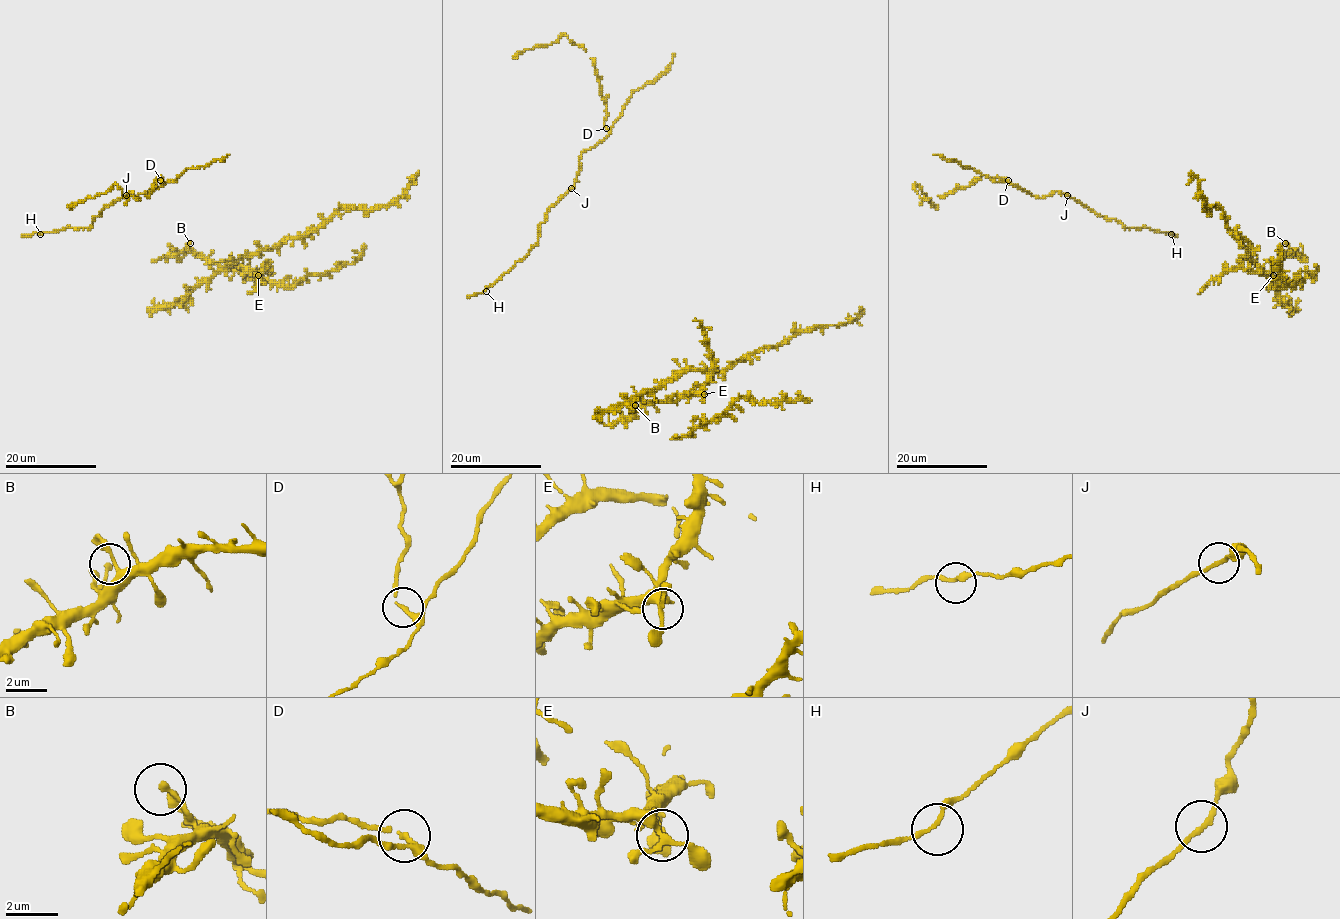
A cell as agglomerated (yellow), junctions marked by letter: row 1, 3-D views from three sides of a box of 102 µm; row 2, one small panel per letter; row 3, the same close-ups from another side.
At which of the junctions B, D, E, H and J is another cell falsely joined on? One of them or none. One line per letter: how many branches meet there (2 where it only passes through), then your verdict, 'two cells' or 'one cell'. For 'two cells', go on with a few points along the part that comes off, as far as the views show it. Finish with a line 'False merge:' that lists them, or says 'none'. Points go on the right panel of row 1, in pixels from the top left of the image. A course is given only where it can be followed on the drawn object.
B: 2 branches meet; one cell
D: 3 branches meet; one cell
E: 3 branches meet; one cell
H: 2 branches meet; one cell
J: 2 branches meet; one cell
False merge: none

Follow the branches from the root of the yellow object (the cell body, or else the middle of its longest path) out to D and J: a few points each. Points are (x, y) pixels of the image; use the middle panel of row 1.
D: (486, 291), (537, 242), (546, 212), (573, 186), (581, 168), (581, 155), (607, 136), (606, 128)
J: (486, 291), (537, 242), (540, 225), (545, 220), (546, 212), (571, 188)

